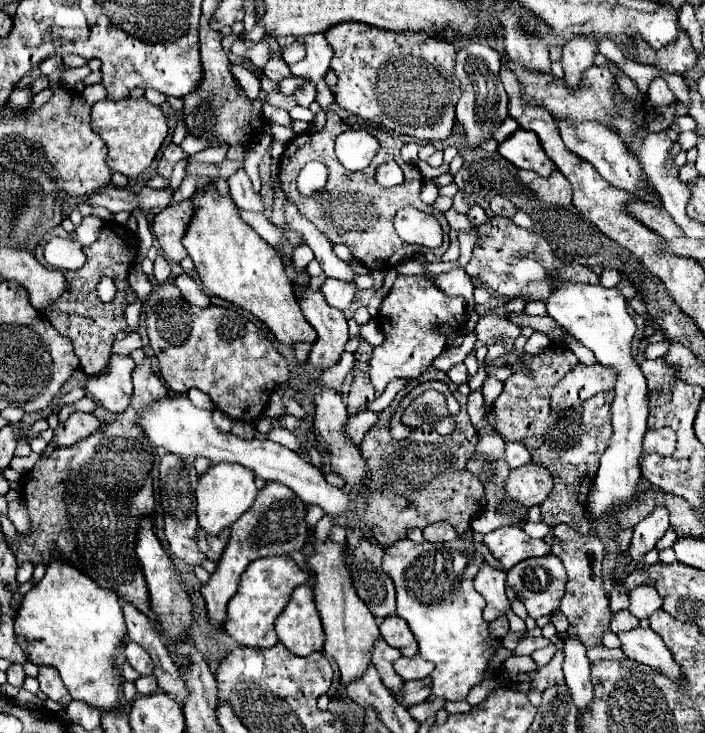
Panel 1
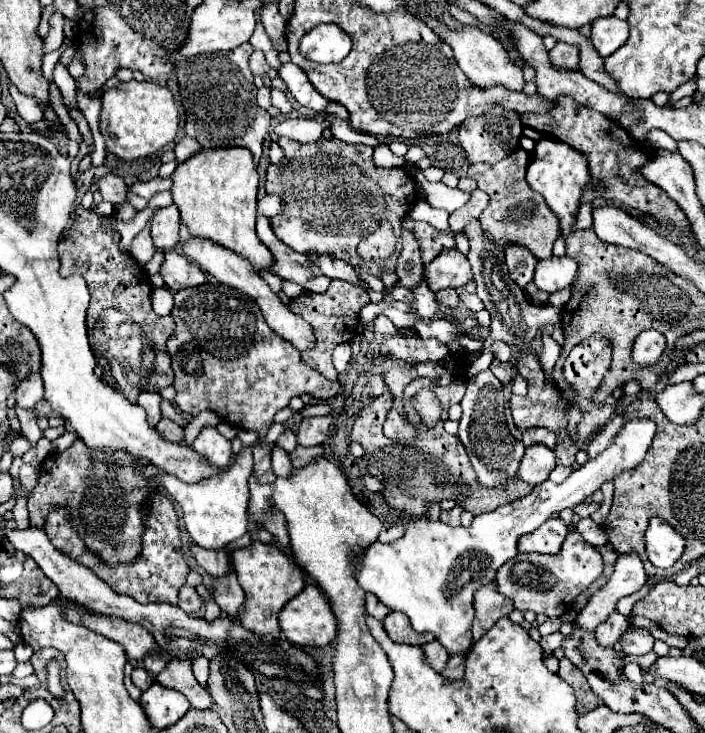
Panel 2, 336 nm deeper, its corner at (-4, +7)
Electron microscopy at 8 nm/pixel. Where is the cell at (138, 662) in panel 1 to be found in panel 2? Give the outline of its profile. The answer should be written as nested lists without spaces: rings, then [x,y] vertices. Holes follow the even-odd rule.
[[[136,667],[136,669],[132,671],[132,681],[134,681],[134,685],[136,685],[138,689],[146,691],[146,689],[154,683],[154,677],[152,677],[144,667]]]

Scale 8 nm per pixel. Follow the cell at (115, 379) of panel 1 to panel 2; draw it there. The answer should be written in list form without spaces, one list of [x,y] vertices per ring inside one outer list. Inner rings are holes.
[[[140,393],[140,397],[138,397],[138,405],[146,409],[146,413],[148,413],[148,423],[150,423],[152,427],[156,427],[158,421],[162,419],[160,401],[162,401],[160,393]]]

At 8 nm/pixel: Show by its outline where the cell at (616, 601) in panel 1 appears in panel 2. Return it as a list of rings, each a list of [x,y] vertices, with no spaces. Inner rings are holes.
[[[612,613],[612,617],[608,617],[608,621],[606,621],[604,625],[598,625],[598,629],[594,631],[598,645],[602,645],[602,647],[612,647],[612,645],[618,641],[618,637],[626,631],[628,625],[630,625],[630,623],[628,623],[628,619],[626,619],[624,615]]]

